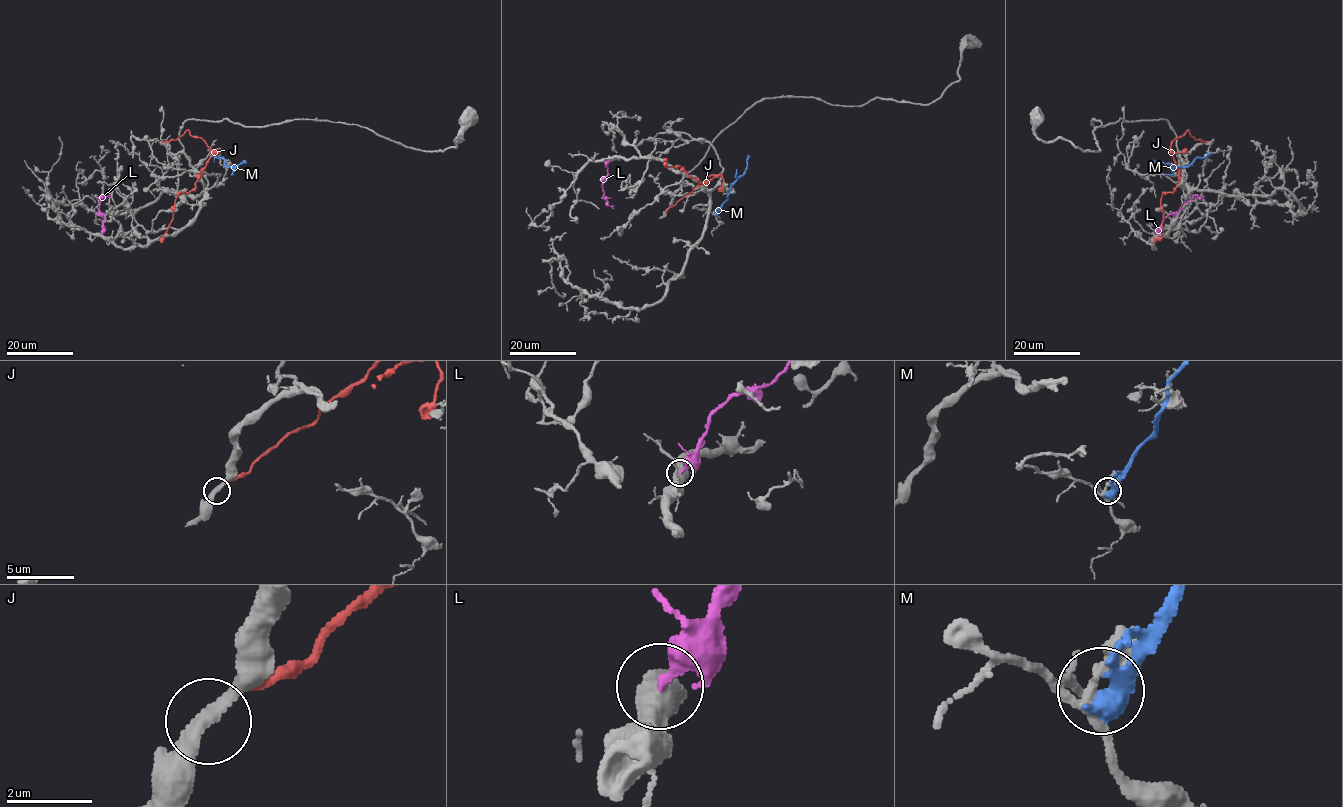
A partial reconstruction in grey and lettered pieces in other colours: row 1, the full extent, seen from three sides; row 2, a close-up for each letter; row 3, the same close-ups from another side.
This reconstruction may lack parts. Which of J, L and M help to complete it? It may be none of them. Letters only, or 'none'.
L

